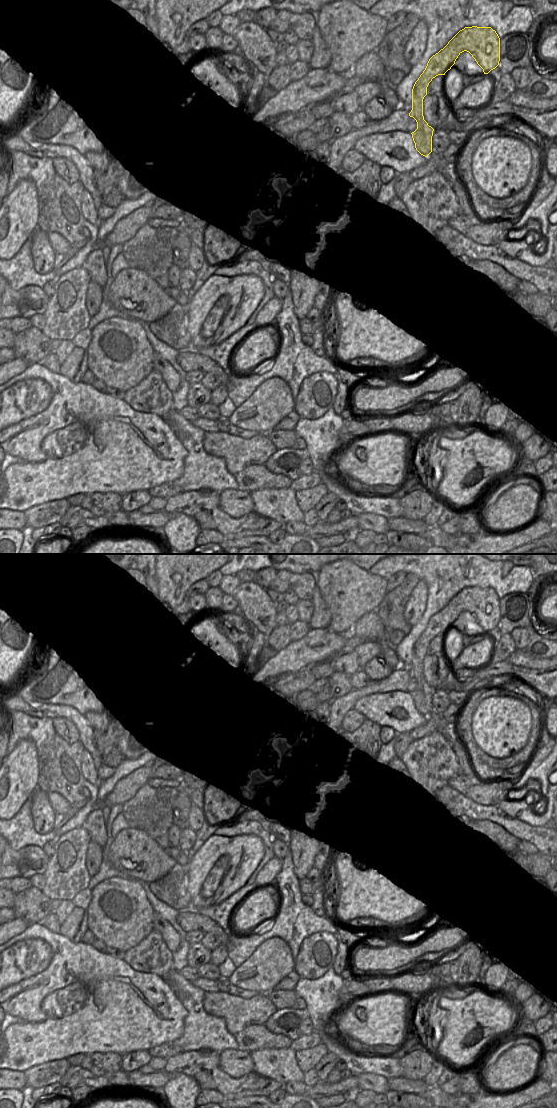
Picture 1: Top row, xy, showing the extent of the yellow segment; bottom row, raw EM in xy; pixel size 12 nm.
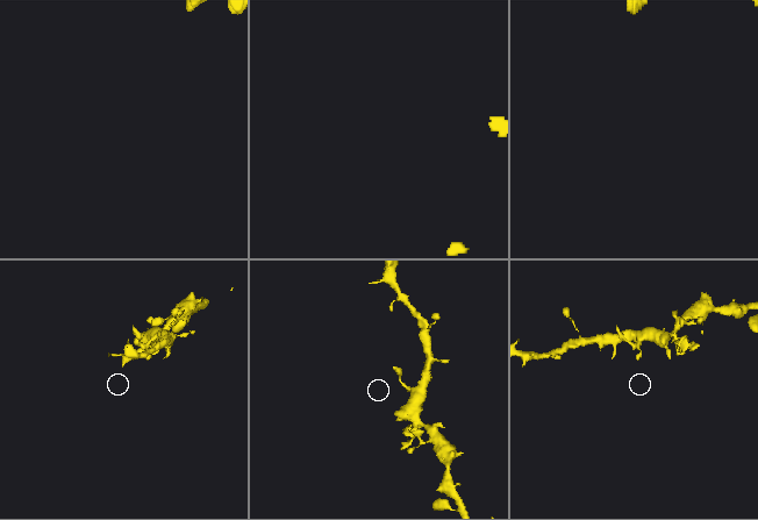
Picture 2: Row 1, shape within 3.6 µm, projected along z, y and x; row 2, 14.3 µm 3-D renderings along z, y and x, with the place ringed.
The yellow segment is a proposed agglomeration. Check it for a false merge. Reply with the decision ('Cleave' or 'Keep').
Keep

